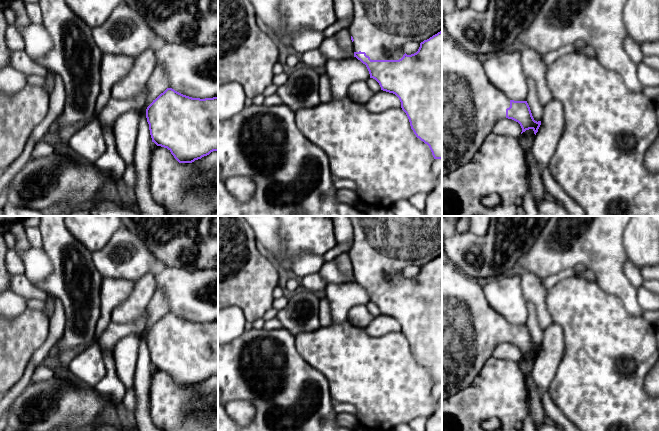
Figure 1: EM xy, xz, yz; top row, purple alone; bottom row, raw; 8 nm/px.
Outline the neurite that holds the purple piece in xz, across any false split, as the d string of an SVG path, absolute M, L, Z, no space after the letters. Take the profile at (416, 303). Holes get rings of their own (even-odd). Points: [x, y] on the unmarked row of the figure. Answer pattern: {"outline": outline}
{"outline": "M349 216L353 225L354 243L347 252L353 266L354 281L366 289L370 302L375 303L381 314L395 318L400 326L401 332L406 337L411 353L417 362L427 368L434 383L442 383L442 216ZM408 266L420 268L418 275L414 278L405 277L405 269Z"}

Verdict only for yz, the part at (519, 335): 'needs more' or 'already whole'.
needs more

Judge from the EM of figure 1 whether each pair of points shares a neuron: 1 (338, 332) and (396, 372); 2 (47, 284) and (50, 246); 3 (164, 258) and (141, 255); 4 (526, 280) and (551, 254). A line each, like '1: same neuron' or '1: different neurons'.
1: same neuron
2: same neuron
3: different neurons
4: different neurons

